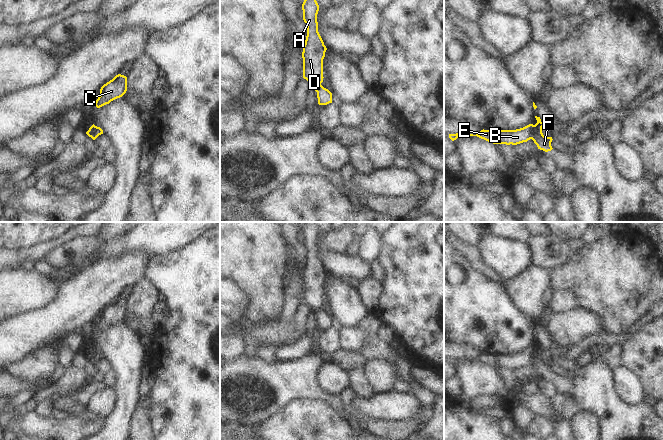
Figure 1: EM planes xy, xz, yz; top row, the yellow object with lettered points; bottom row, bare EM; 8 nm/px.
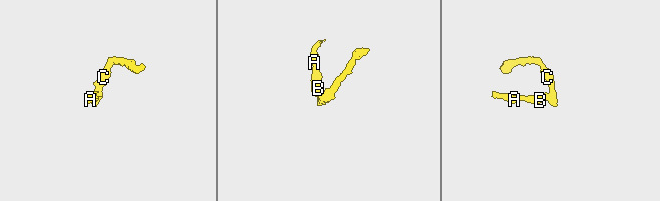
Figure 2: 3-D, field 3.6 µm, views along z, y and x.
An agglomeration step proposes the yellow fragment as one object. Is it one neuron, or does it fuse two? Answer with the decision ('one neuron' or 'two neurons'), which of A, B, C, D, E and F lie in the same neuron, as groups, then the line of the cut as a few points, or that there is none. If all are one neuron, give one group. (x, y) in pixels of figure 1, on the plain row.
two neurons; groups A B D E / C F; cut yz (533, 349), (533, 357), (530, 362)

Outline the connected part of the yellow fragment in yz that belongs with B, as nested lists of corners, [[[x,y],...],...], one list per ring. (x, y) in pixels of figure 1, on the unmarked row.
[[[533,348],[516,354],[481,354],[478,358],[469,358],[468,360],[477,360],[493,368],[517,369],[527,366],[533,358]]]

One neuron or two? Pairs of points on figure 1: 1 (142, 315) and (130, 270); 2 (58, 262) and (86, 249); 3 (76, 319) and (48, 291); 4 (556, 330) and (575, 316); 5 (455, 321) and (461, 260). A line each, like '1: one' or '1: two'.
1: two
2: one
3: two
4: one
5: one

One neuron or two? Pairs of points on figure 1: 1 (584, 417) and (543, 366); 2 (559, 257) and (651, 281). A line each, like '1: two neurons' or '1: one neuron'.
1: two neurons
2: two neurons

